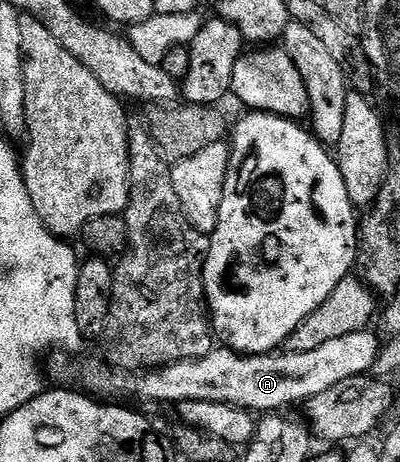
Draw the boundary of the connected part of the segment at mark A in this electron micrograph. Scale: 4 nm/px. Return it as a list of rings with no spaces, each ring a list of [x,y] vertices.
[[[365,331],[362,333],[355,333],[354,335],[341,335],[338,339],[330,339],[330,343],[322,343],[322,347],[317,347],[314,351],[298,351],[297,353],[290,353],[287,351],[277,351],[274,353],[236,353],[232,349],[227,347],[213,348],[212,352],[206,354],[204,357],[199,357],[193,361],[179,361],[173,365],[163,365],[160,369],[149,369],[142,373],[125,373],[122,369],[113,369],[111,365],[105,363],[103,360],[97,359],[97,361],[88,361],[83,365],[80,361],[70,361],[67,354],[57,354],[49,365],[46,365],[52,371],[53,382],[56,383],[72,383],[68,381],[81,381],[85,385],[85,390],[96,393],[133,393],[136,397],[141,397],[144,401],[173,401],[173,403],[179,403],[182,401],[193,401],[194,399],[206,399],[212,403],[226,403],[227,405],[233,405],[234,407],[242,407],[243,409],[251,409],[253,414],[267,415],[273,411],[287,410],[287,405],[296,405],[299,403],[306,403],[314,395],[322,395],[322,391],[327,391],[329,387],[335,387],[338,383],[343,383],[346,379],[354,379],[355,377],[362,377],[370,374],[371,367],[374,365],[374,361],[380,357],[382,348],[382,341],[372,334],[372,331]]]

